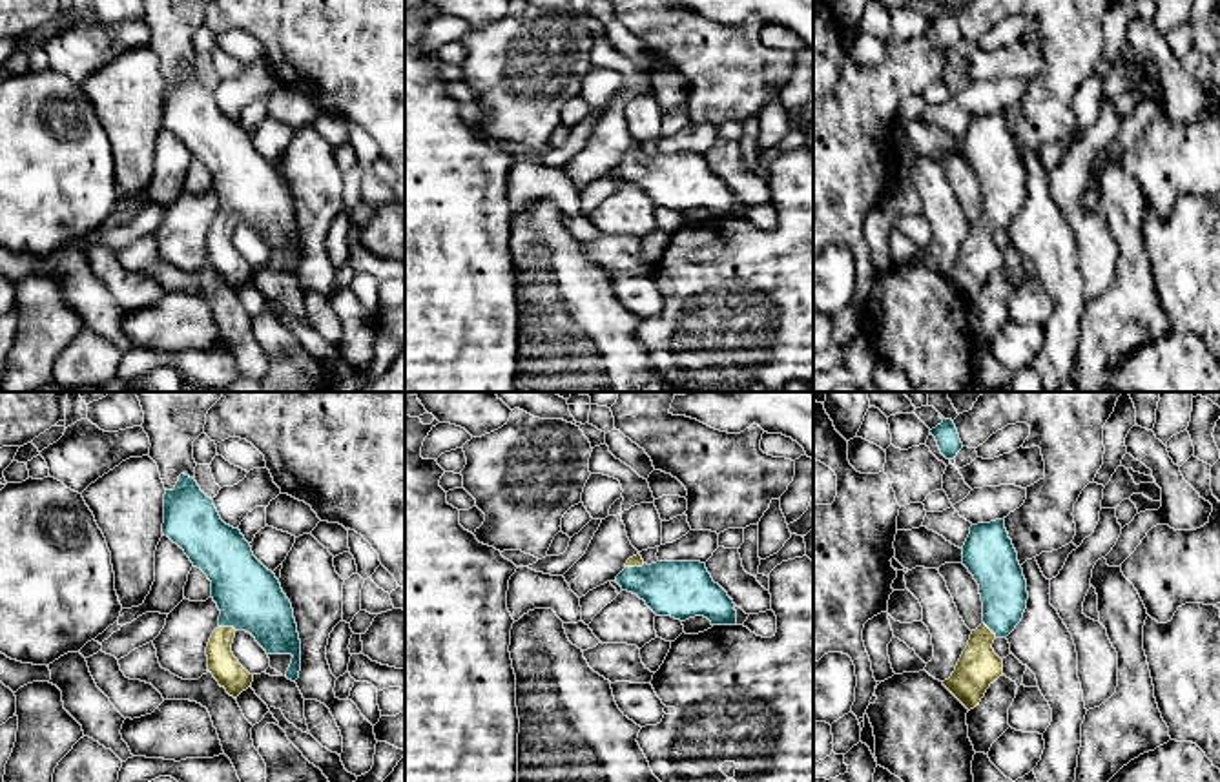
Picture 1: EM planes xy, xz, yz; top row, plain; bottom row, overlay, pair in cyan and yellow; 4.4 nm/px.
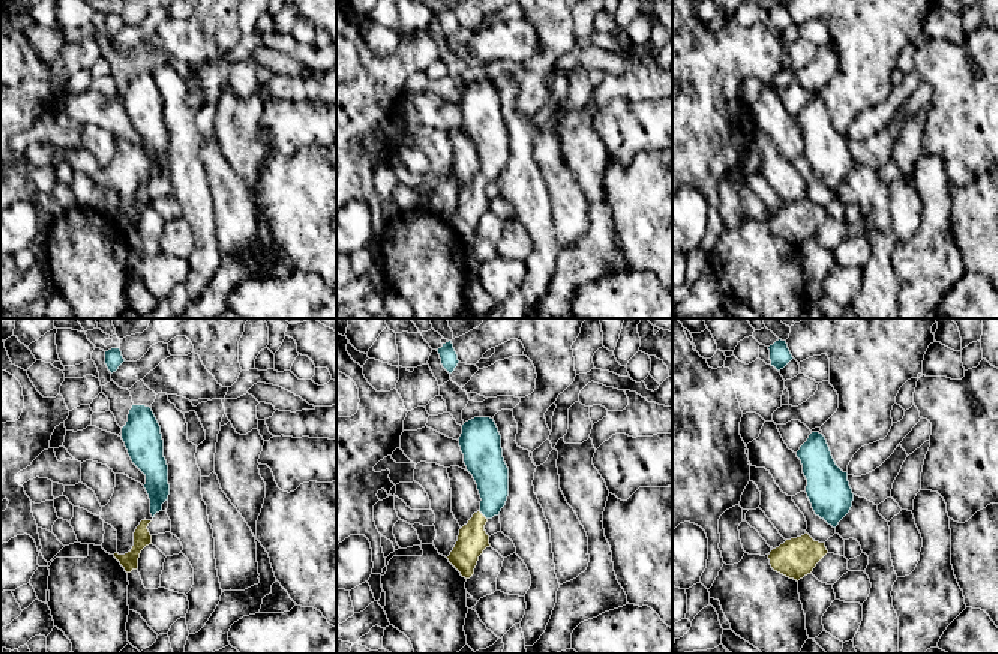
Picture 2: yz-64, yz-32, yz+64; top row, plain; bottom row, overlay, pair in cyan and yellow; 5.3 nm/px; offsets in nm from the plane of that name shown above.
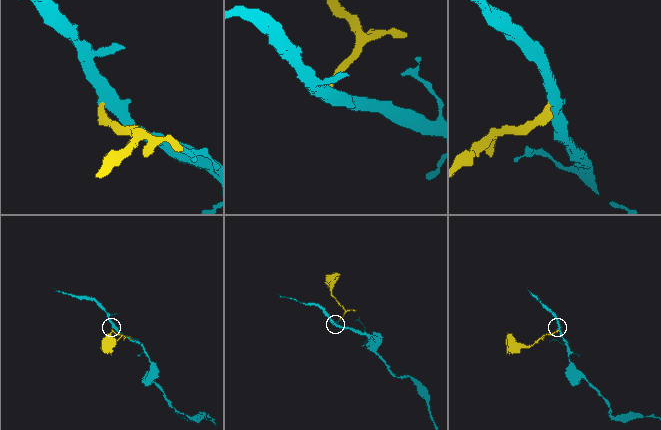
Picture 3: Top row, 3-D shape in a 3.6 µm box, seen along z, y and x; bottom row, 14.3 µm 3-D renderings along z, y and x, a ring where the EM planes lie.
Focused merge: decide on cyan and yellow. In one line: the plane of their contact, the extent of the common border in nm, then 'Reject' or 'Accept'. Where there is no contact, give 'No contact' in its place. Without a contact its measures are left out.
Touches cyan in xy. Shared border 80 nm. Accept

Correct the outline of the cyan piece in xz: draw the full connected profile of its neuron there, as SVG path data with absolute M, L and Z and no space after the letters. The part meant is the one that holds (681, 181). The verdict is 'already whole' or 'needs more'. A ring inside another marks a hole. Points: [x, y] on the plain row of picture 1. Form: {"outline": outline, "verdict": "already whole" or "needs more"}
{"outline": "M640 146L627 151L626 160L615 171L622 182L636 186L657 208L671 208L686 213L704 208L711 217L737 217L737 202L728 184L713 173L700 153L657 153L647 157Z", "verdict": "needs more"}

